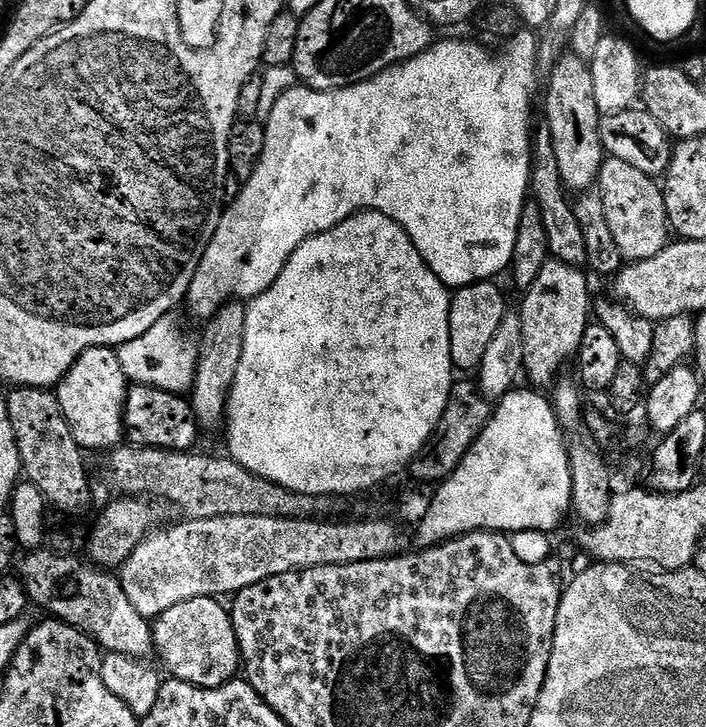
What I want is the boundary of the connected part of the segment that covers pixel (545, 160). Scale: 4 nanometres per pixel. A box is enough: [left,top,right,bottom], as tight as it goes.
[531,130,588,265]

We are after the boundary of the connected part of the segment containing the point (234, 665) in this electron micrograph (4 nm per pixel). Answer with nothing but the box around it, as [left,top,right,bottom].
[152,596,242,689]

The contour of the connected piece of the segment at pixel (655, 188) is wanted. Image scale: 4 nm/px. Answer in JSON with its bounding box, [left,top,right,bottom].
[599,158,670,261]

